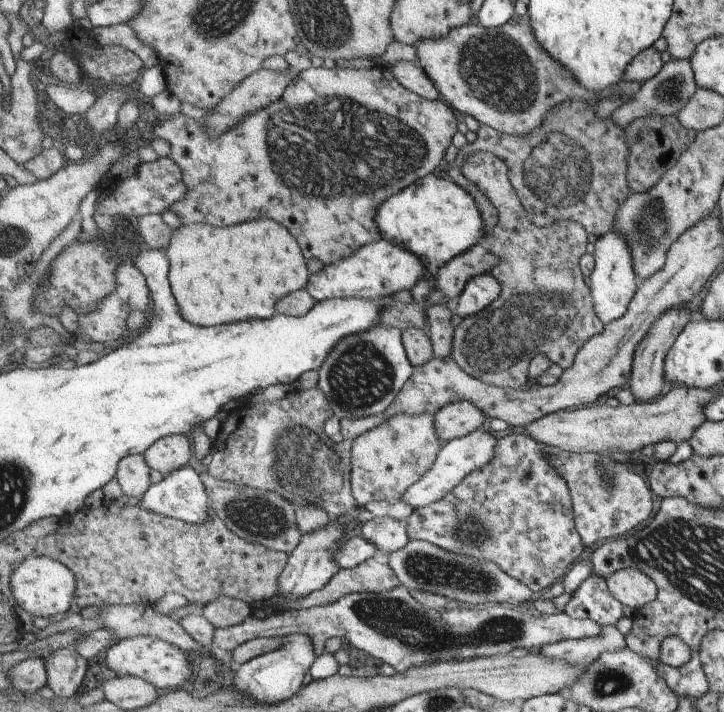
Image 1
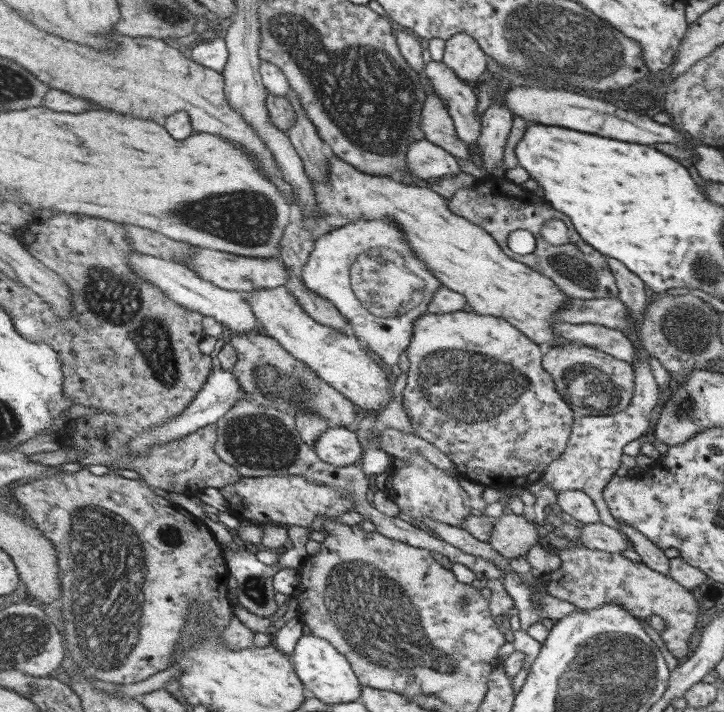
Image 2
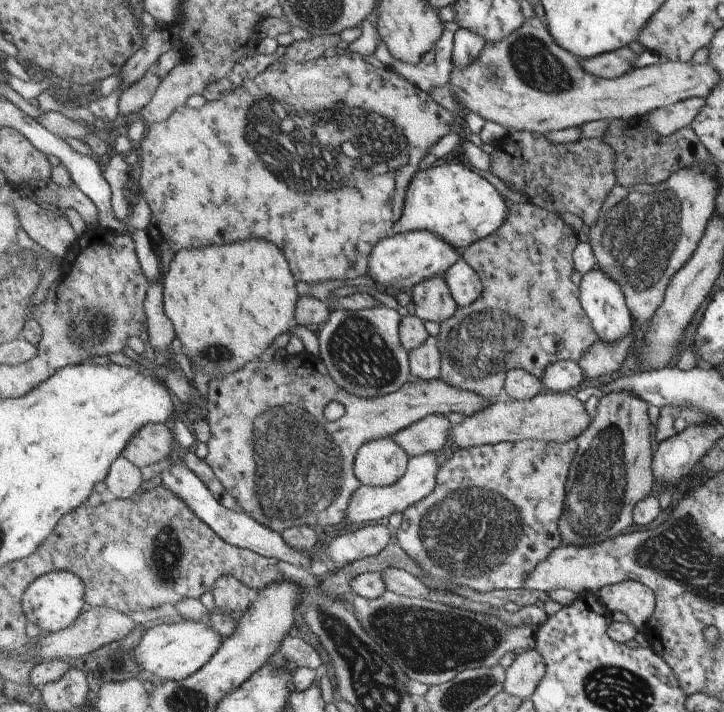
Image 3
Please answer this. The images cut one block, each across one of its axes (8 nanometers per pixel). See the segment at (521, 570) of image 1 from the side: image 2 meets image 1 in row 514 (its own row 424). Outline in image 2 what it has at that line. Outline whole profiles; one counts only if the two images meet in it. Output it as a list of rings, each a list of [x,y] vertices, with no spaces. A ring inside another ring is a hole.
[[[475,312],[425,313],[414,322],[414,329],[413,340],[411,340],[410,347],[406,350],[410,367],[408,385],[404,390],[406,414],[409,416],[414,432],[443,451],[455,463],[459,474],[465,479],[472,480],[483,486],[495,487],[498,490],[505,488],[511,490],[519,486],[536,484],[544,475],[546,468],[566,451],[577,418],[574,410],[570,408],[570,404],[563,400],[563,397],[559,394],[554,377],[543,366],[545,348],[535,343],[507,320],[497,316],[479,315]]]

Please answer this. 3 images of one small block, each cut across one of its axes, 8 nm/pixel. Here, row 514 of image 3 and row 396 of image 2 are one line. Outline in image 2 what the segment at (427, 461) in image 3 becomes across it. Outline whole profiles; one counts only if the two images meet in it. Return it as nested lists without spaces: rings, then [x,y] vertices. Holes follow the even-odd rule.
[[[285,285],[277,289],[262,288],[249,292],[246,300],[253,307],[262,333],[279,341],[297,360],[308,364],[323,380],[350,398],[363,411],[373,410],[377,416],[387,410],[393,385],[392,376],[386,366],[369,357],[355,334],[346,334],[315,321]]]

